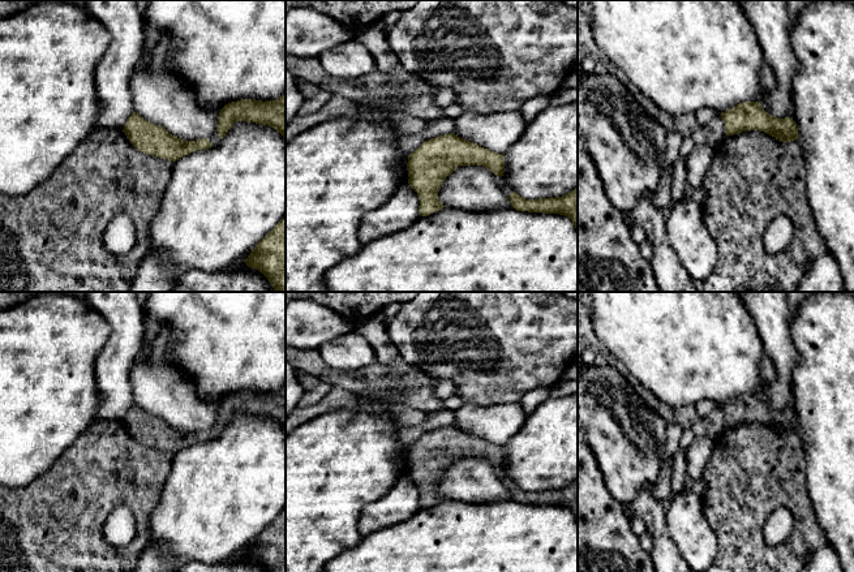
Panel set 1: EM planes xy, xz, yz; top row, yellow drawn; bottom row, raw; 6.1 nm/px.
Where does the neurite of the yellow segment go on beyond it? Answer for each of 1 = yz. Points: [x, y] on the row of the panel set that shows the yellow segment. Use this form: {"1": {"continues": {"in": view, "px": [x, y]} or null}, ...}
{"1": {"continues": null}}

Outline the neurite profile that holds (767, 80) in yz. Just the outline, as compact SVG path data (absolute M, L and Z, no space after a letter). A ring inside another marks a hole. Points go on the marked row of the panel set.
M765 63L760 68L760 74L759 74L759 100L763 100L768 94L773 93L776 89L776 76L772 72L771 66L767 65Z

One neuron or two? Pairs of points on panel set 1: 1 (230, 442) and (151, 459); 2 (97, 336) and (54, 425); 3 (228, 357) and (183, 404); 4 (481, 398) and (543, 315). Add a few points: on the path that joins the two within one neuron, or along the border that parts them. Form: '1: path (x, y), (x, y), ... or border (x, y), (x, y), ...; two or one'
1: border (175, 454), (170, 474), (164, 482); two
2: path (74, 358), (54, 379), (54, 403); one
3: border (176, 366), (193, 381), (202, 396), (219, 401); two
4: path (502, 378), (514, 366), (522, 336); one

